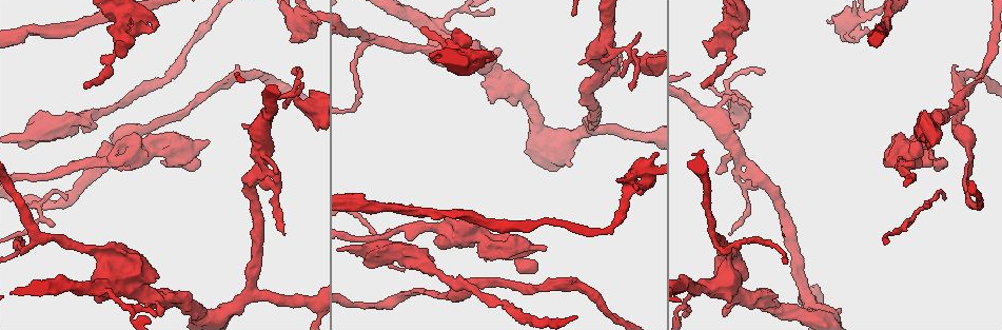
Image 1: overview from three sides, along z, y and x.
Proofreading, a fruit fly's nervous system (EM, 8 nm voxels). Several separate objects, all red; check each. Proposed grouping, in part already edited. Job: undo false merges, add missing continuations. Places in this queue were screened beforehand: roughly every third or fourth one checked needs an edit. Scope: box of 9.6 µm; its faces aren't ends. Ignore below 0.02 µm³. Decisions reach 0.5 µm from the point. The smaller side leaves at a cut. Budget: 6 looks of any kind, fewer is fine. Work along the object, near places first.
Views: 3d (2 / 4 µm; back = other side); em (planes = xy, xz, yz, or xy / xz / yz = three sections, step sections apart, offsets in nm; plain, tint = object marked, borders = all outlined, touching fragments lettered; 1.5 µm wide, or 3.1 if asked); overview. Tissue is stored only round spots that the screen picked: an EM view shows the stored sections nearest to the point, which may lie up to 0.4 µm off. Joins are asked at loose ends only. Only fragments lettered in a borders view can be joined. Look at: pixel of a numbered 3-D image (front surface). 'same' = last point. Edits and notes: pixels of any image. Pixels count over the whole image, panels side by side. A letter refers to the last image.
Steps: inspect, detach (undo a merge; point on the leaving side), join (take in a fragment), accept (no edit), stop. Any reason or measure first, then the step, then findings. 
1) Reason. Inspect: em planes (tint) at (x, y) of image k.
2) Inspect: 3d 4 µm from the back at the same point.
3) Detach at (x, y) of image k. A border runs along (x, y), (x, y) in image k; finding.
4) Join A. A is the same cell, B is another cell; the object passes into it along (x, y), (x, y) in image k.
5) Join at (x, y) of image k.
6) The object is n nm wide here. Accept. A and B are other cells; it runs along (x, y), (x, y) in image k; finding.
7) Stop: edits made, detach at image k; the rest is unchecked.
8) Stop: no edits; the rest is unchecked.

Thick end. Inspect: 3d 4 µm at (96, 129) of image 1.

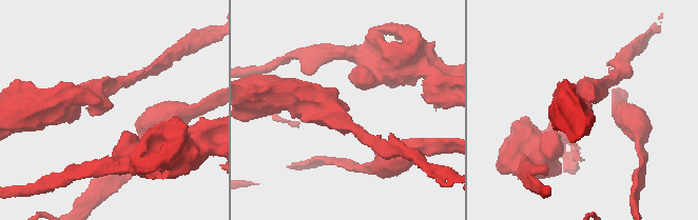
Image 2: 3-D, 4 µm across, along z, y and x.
Now the EM. Inspect: em yz step 8 (plain) at (347, 109) of image 2.

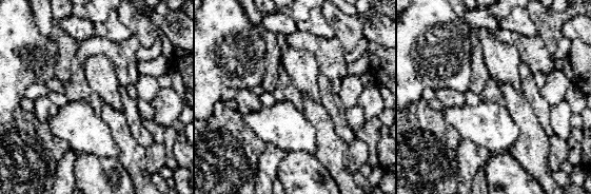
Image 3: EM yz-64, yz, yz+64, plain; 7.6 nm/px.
Inspect: em yz step 8 (borders) at the same point.

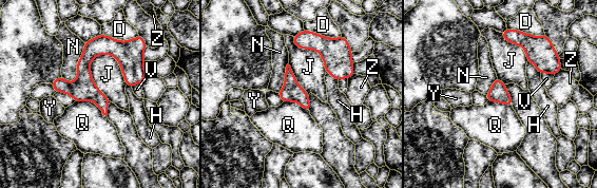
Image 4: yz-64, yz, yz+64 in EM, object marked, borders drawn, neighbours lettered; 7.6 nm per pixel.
The longest contact is with J, 380 nm. Accept. D, H, J, N, Q, V, Y and Z are other cells; no lettered fragment goes on from it.

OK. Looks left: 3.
Calibre changes. Inspect: em yz step 8 (tint) at (722, 42) of image 1.

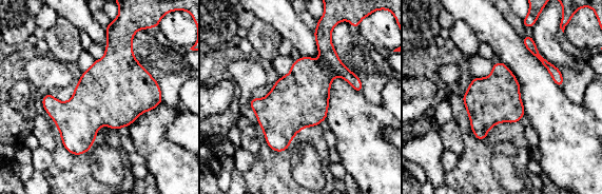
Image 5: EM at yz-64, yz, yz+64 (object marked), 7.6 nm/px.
Cut it another way. Inspect: em planes (borders) at the same point.

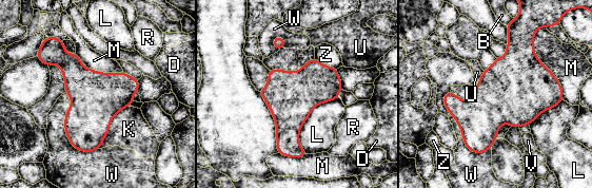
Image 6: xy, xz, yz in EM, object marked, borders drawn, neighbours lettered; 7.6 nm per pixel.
Accept. B, D, K, L, M, R, U, V, W and Z are other cells; a border runs along (338, 96), (302, 125), (307, 153) in image 6; continuous, no second neuron.

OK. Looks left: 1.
Stop: no edits; the rest is unchecked.

